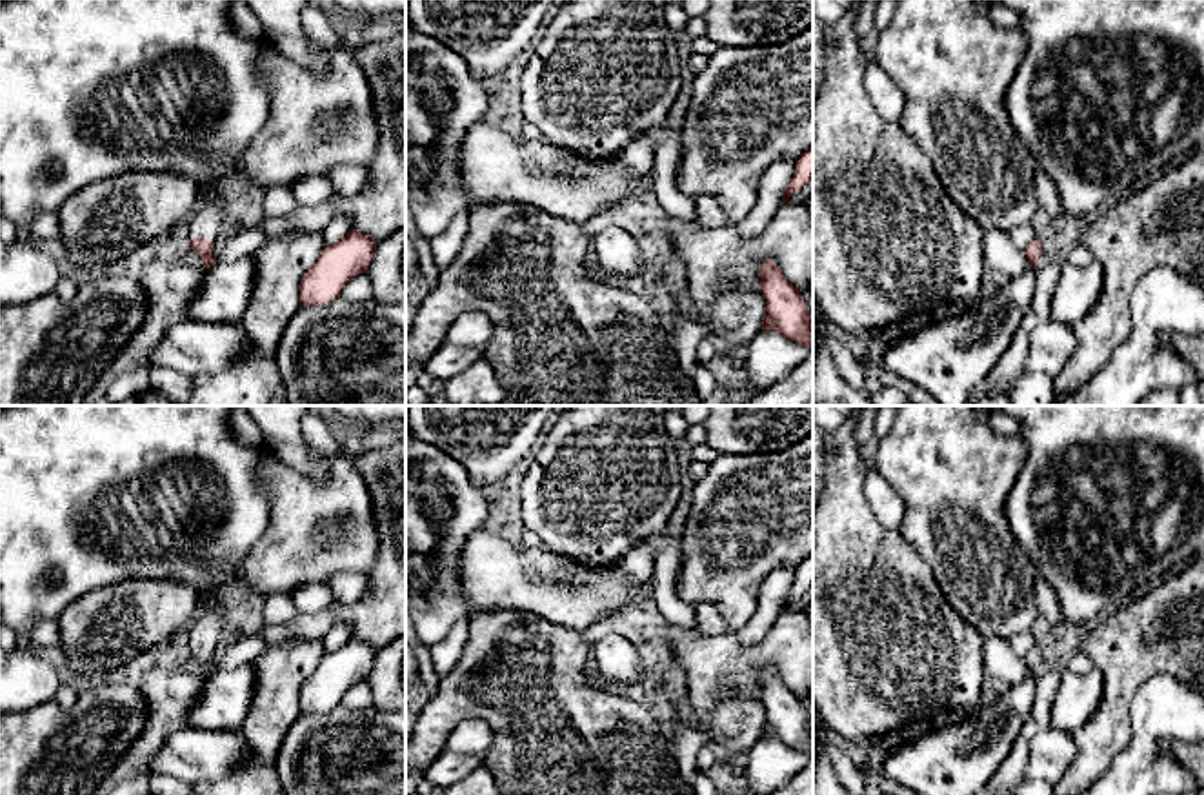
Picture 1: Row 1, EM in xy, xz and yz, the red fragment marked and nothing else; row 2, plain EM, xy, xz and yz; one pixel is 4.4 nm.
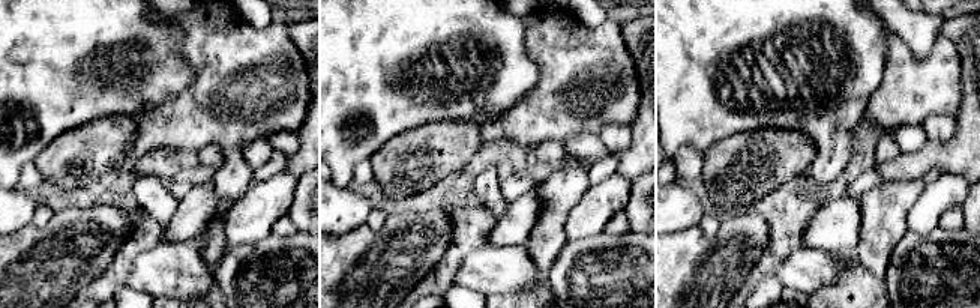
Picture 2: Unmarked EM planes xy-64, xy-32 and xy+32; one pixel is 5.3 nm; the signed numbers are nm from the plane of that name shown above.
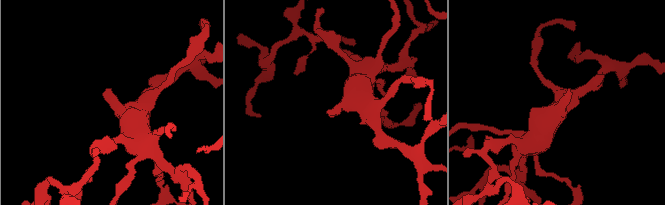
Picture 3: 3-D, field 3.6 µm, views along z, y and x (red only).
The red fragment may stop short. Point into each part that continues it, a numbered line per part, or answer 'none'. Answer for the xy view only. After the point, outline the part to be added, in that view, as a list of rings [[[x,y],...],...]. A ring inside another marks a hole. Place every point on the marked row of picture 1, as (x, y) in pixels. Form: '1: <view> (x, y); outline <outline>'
1: xy (206, 224); outline [[[220,207],[202,209],[191,222],[187,238],[207,238],[209,242],[216,242],[220,224],[222,224]]]

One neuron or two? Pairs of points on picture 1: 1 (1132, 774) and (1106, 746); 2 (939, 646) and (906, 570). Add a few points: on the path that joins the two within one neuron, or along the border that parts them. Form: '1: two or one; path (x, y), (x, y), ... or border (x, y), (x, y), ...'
1: two; border (1137, 734), (1101, 775)
2: one; path (921, 628), (906, 613), (906, 588)

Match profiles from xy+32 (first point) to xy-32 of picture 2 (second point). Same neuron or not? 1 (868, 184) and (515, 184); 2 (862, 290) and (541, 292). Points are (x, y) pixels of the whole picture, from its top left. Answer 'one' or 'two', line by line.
1: one
2: one

